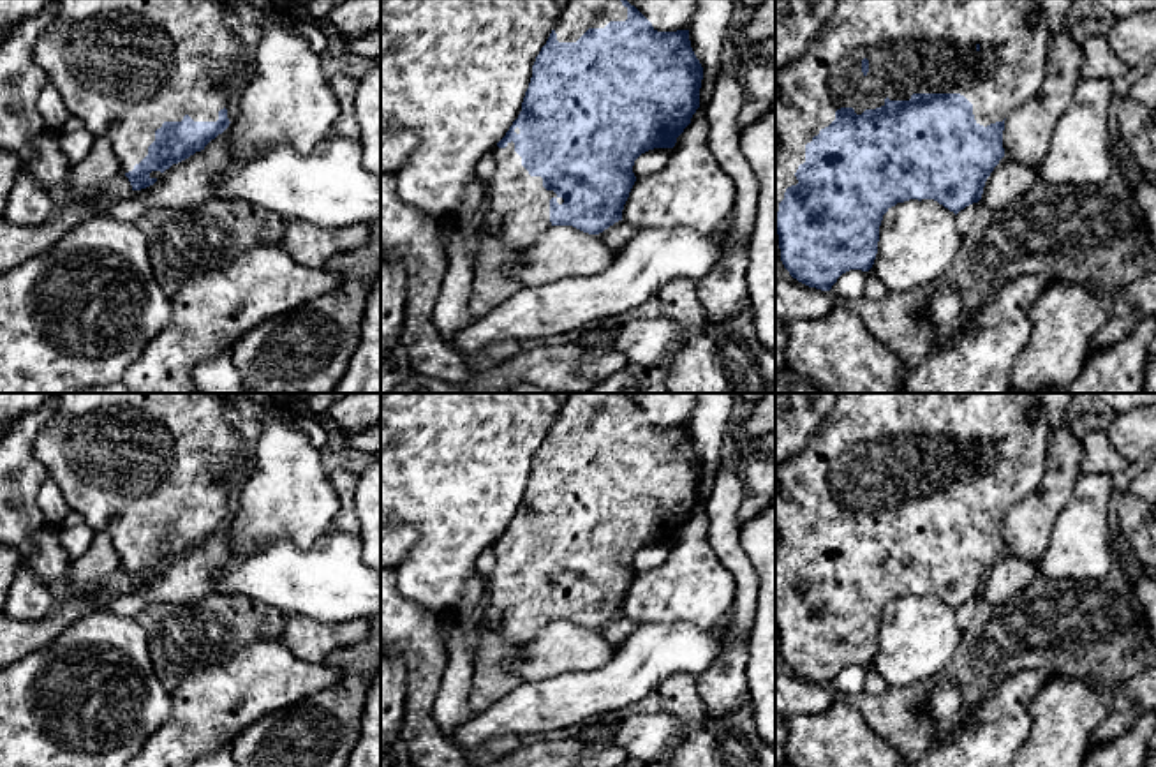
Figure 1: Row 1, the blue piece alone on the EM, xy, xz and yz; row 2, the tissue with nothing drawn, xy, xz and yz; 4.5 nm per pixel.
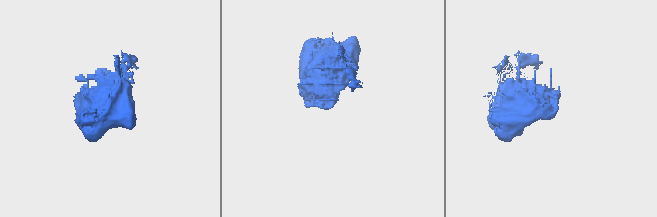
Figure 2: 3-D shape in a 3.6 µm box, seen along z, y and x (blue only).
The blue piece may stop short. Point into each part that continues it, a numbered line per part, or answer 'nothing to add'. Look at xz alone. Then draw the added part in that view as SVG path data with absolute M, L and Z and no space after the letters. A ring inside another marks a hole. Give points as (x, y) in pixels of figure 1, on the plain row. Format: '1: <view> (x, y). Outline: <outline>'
1: xz (518, 609). Outline: M513 536L506 543L495 541L493 554L483 629L499 633L516 652L552 622L550 594L555 592L559 599L564 594L546 585L541 571L529 570Z

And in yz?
1: yz (913, 439). Outline: M839 393L834 407L816 427L807 444L784 458L775 469L775 607L779 607L786 584L798 578L795 568L805 557L805 540L835 515L837 504L853 503L856 510L862 510L865 504L885 501L886 492L890 495L909 495L913 488L960 488L973 499L976 518L987 522L1003 517L1015 503L1040 488L1050 434L1052 428L1034 393Z

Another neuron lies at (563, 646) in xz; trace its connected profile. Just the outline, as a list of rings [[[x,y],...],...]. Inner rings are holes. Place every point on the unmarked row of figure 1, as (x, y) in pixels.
[[[552,621],[534,640],[513,652],[504,668],[522,681],[545,681],[567,672],[589,672],[604,666],[615,652],[597,629],[573,621]]]

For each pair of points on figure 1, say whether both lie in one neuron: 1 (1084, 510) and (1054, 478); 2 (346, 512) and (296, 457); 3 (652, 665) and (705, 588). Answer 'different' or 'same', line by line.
1: different
2: different
3: different

